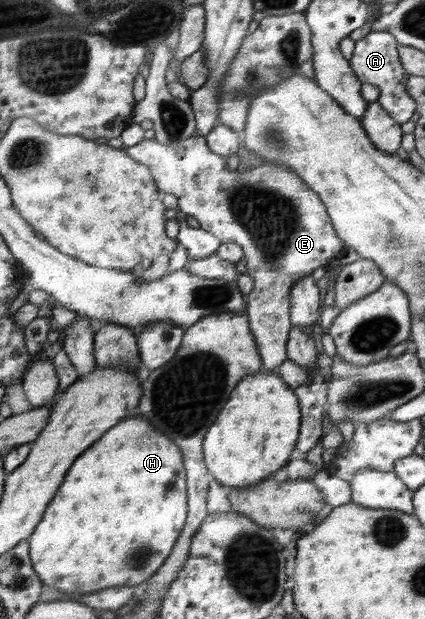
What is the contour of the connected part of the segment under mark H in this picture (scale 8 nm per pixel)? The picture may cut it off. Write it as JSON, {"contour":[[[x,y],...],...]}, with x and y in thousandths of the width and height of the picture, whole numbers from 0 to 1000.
{"contour":[[[301,675],[275,685],[261,696],[254,696],[231,716],[221,716],[179,746],[160,764],[158,775],[148,782],[132,805],[120,811],[99,845],[87,858],[68,871],[73,876],[73,897],[85,924],[99,932],[104,943],[134,952],[136,955],[169,961],[221,960],[226,956],[271,950],[280,947],[318,947],[355,935],[358,927],[384,914],[391,901],[400,901],[400,889],[419,876],[414,869],[428,863],[433,840],[438,837],[438,750],[428,750],[431,732],[426,724],[398,704],[369,696],[353,688],[344,679]]]}

